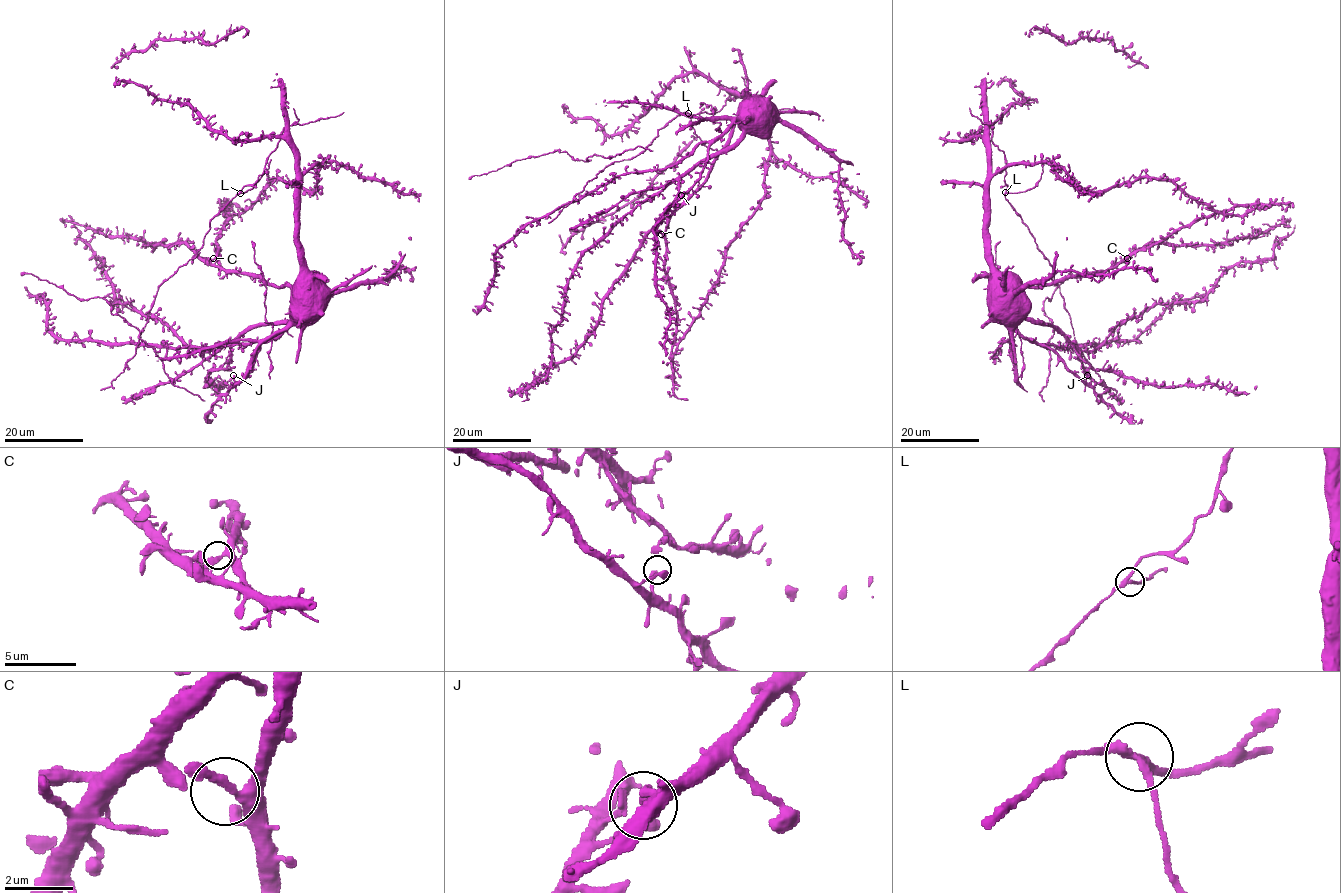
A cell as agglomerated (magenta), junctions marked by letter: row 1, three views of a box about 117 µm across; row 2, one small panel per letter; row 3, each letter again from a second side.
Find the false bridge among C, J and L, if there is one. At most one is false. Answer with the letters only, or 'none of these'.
L

